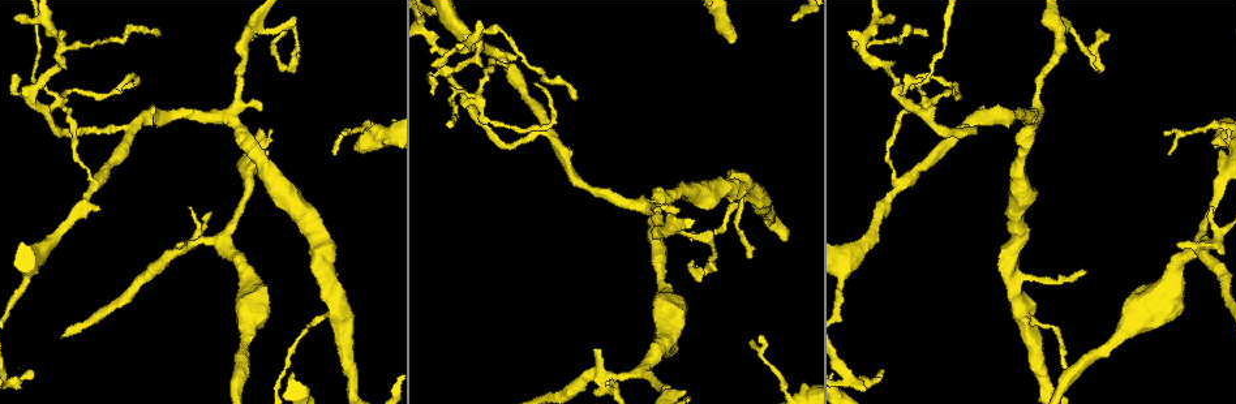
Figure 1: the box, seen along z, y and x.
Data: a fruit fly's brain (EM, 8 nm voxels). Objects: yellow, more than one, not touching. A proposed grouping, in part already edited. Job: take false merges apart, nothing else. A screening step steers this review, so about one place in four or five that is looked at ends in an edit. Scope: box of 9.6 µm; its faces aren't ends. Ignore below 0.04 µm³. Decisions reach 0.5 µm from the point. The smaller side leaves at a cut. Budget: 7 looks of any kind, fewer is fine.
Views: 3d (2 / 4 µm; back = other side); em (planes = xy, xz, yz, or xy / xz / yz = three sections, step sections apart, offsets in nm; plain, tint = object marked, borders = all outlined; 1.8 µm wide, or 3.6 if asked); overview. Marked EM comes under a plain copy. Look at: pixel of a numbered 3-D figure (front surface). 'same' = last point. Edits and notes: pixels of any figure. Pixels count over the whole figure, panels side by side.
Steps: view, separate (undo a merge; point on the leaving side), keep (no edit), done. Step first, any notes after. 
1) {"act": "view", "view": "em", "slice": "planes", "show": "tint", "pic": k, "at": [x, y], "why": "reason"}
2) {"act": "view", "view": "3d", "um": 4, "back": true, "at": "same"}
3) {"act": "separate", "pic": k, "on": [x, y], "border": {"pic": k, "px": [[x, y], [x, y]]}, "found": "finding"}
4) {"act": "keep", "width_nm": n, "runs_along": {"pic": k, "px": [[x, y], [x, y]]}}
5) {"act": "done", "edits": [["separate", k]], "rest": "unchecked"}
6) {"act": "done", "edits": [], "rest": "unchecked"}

{"act": "view", "view": "3d", "um": 2, "pic": 1, "at": [705, 240], "why": "sharp bend"}

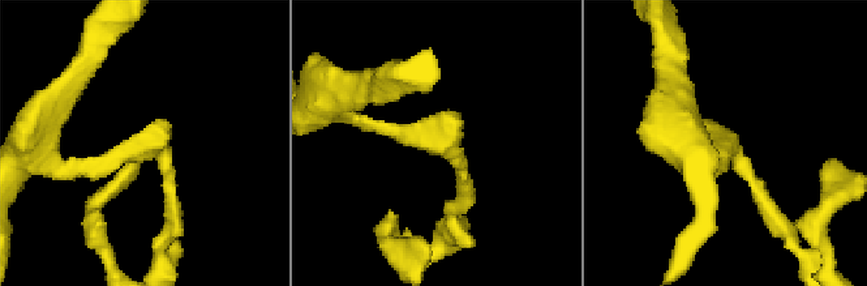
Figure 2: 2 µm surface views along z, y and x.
{"act": "view", "view": "em", "um": 3.6, "slice": "xz", "step": 8, "show": "tint", "pic": 2, "at": [148, 148], "why": "need the tissue"}

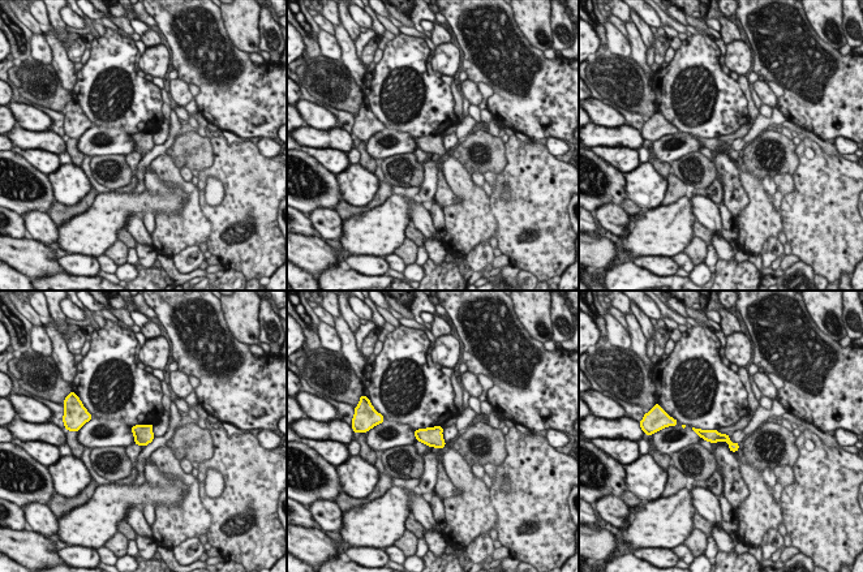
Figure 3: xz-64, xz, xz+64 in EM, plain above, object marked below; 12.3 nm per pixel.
{"act": "view", "view": "em", "um": 3.6, "slice": "planes", "show": "tint", "at": "same", "why": "another direction"}

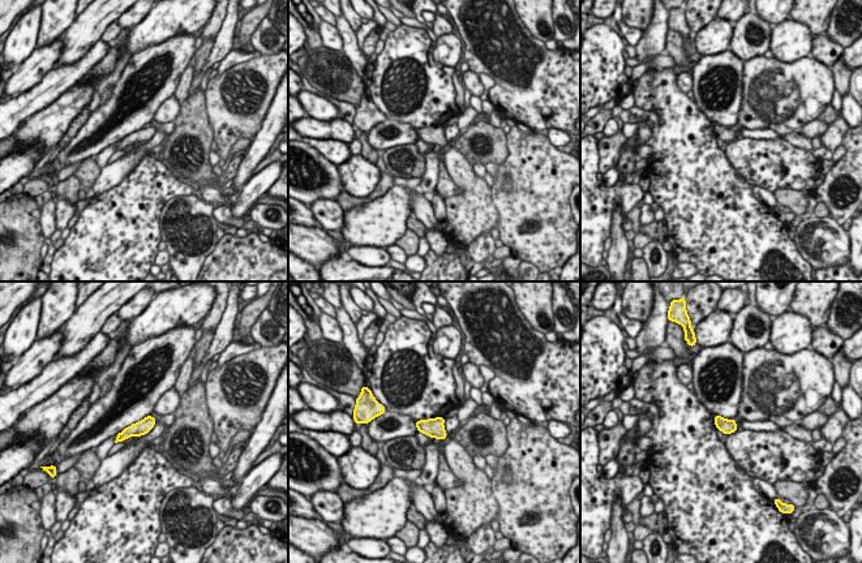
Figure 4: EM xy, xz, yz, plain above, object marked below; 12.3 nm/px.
{"act": "keep", "found": "one neuron here"}

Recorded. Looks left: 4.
{"act": "view", "view": "3d", "um": 2, "pic": 1, "at": [250, 180]}

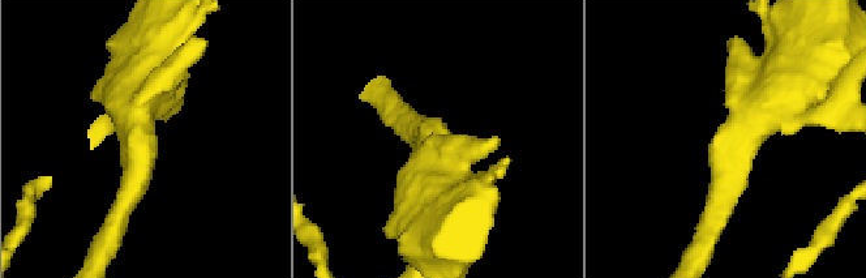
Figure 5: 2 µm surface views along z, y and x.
{"act": "view", "view": "em", "slice": "planes", "show": "tint", "pic": 5, "at": [733, 138], "why": "shape alone is not enough"}

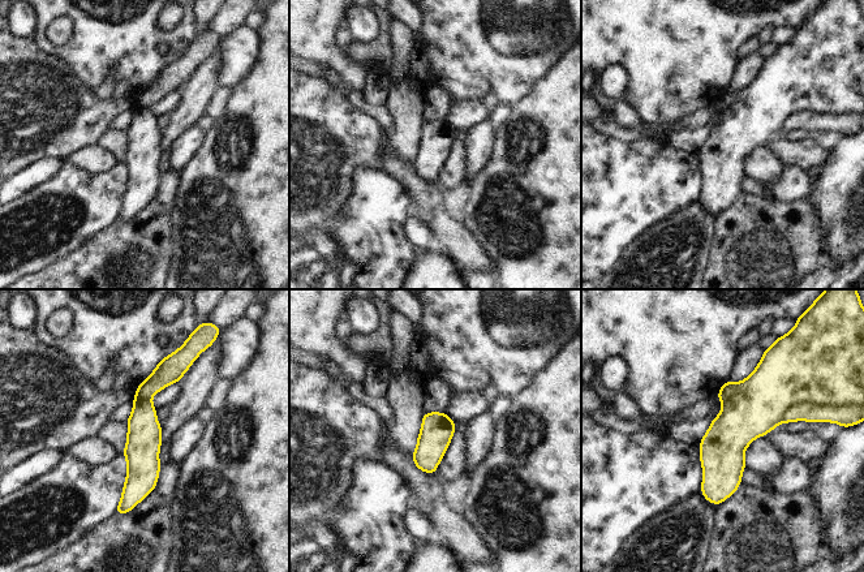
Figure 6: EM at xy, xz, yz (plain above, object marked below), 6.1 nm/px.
{"act": "separate", "pic": 6, "on": [807, 411], "border": {"pic": 6, "px": [[811, 400], [794, 403], [782, 421]]}, "found": "two neurons meet here"}

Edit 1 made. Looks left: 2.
{"act": "view", "view": "em", "slice": "xy", "step": 4, "show": "tint", "pic": 1, "at": [231, 116], "why": "three-way junction"}

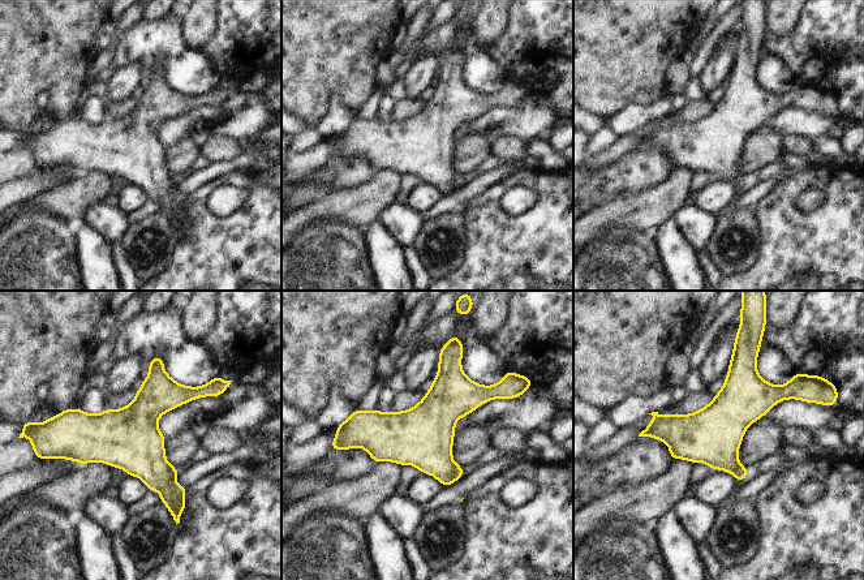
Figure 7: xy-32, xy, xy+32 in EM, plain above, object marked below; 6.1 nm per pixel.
{"act": "view", "view": "em", "slice": "planes", "show": "tint", "at": "same", "why": "cut it another way"}

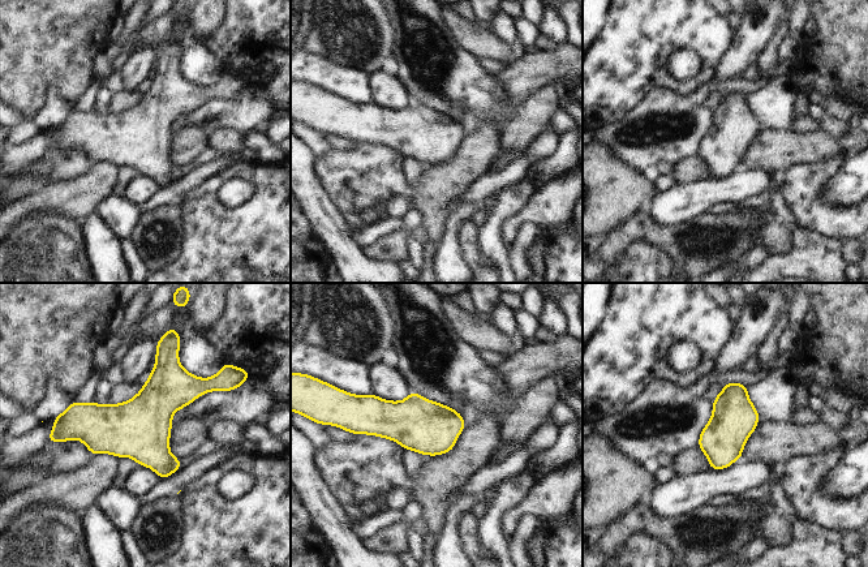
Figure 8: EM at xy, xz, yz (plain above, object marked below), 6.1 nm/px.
{"act": "keep", "found": "continuous, no second neuron"}

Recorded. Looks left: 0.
{"act": "done", "edits": [["separate", 6]], "rest": "unchecked"}

